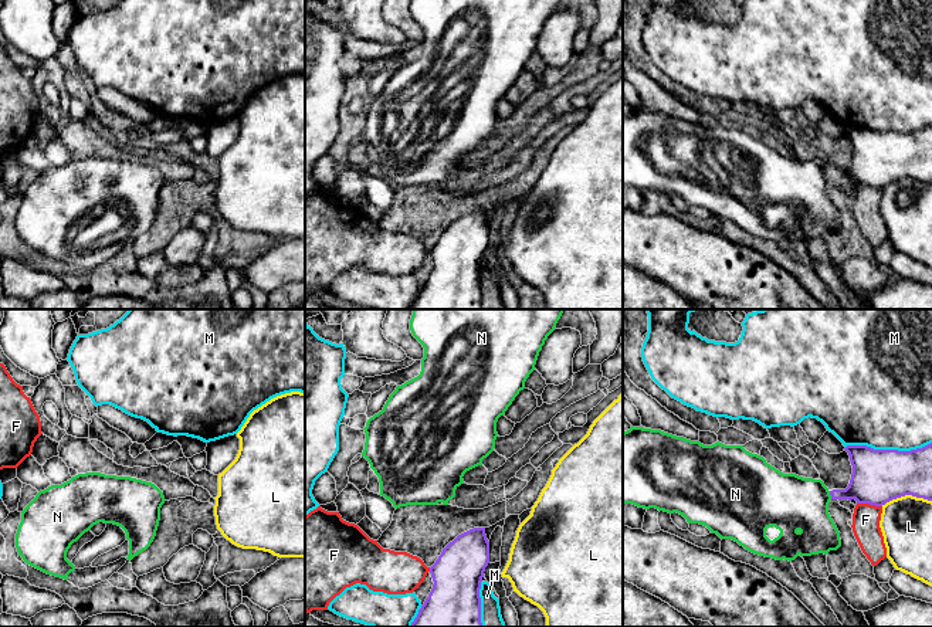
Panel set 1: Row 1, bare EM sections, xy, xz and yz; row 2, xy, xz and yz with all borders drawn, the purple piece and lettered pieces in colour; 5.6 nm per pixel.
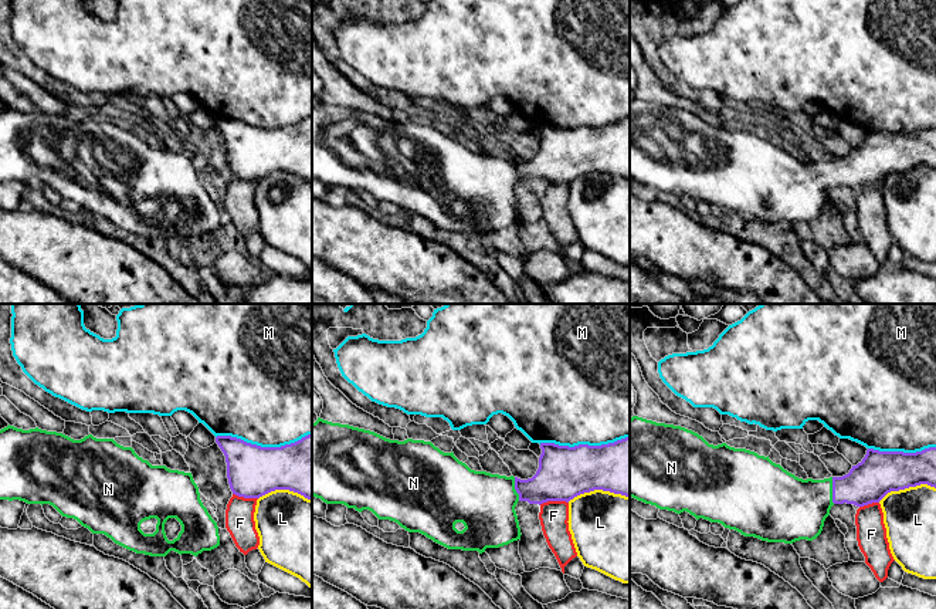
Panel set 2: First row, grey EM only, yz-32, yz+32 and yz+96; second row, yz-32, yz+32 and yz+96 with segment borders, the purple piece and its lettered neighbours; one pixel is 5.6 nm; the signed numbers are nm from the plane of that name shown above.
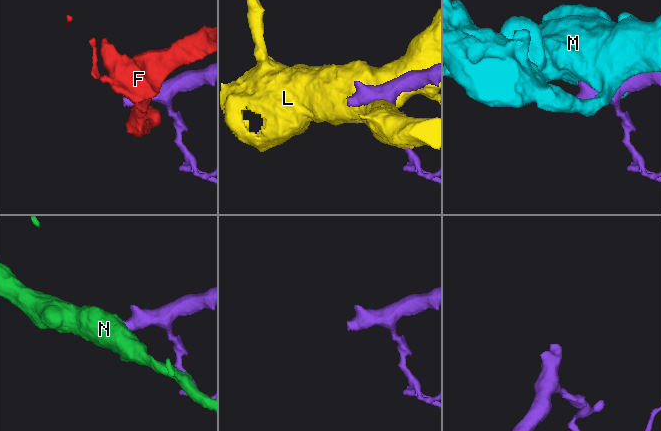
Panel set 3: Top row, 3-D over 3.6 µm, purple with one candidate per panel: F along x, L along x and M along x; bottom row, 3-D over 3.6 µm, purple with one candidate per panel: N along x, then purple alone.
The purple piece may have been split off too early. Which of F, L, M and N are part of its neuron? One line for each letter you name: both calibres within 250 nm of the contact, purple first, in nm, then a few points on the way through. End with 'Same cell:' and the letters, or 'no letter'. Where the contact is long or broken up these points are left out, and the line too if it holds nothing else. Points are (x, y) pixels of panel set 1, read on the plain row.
N: calibres 240 and 320 nm; way yz (873, 165), (847, 176), (830, 176), (789, 185)
Same cell: N

